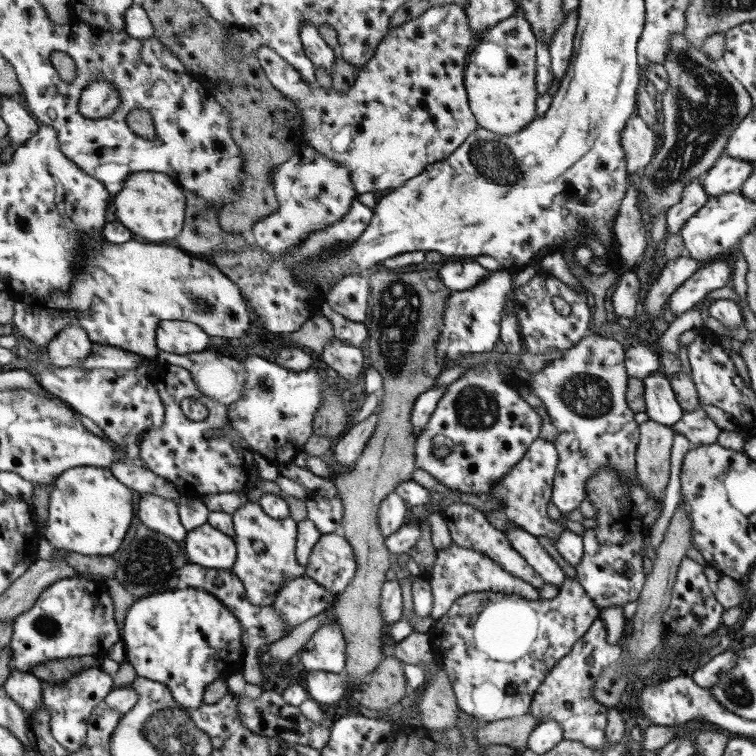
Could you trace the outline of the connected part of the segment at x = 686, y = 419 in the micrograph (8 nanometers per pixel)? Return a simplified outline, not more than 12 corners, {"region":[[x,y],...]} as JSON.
{"region":[[701,408],[671,427],[691,446],[714,444],[722,431]]}

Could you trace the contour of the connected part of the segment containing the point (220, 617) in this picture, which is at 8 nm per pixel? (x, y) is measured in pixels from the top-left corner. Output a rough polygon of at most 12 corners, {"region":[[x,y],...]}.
{"region":[[183,586],[136,599],[136,675],[186,708],[242,672],[242,625]]}

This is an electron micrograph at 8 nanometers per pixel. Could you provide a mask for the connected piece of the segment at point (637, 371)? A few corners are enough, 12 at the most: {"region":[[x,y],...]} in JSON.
{"region":[[653,345],[625,349],[629,378],[658,372],[660,352]]}

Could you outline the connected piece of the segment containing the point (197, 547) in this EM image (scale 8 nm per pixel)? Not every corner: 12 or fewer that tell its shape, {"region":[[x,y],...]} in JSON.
{"region":[[204,524],[187,533],[187,561],[232,569],[233,538]]}

